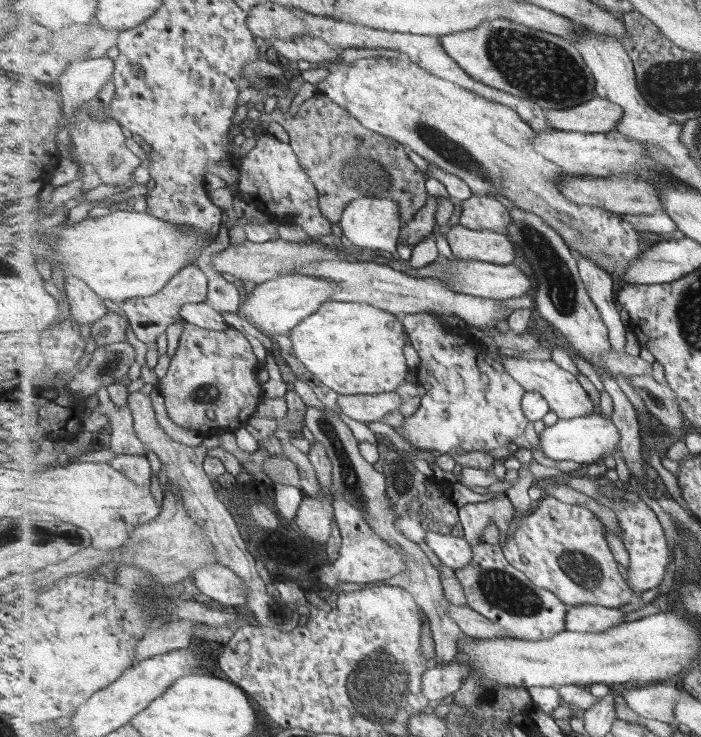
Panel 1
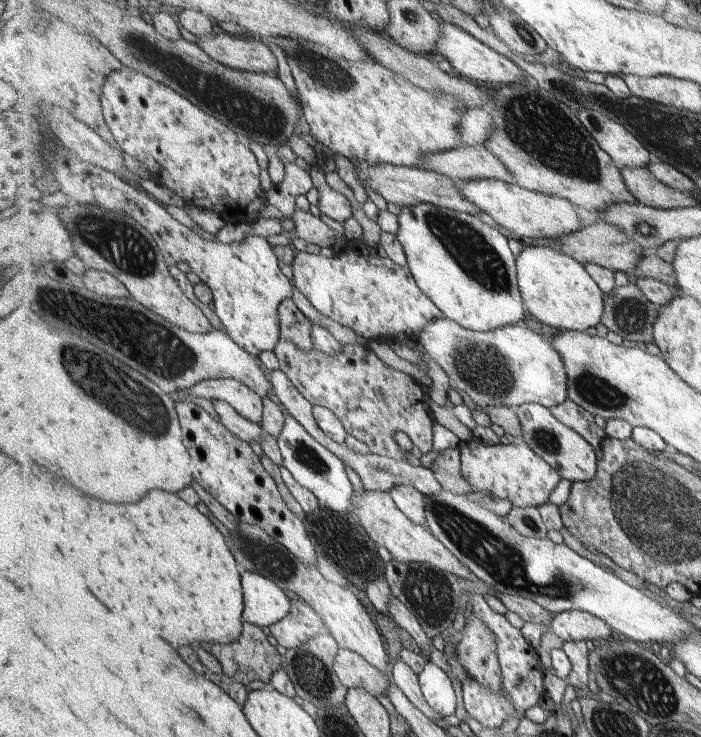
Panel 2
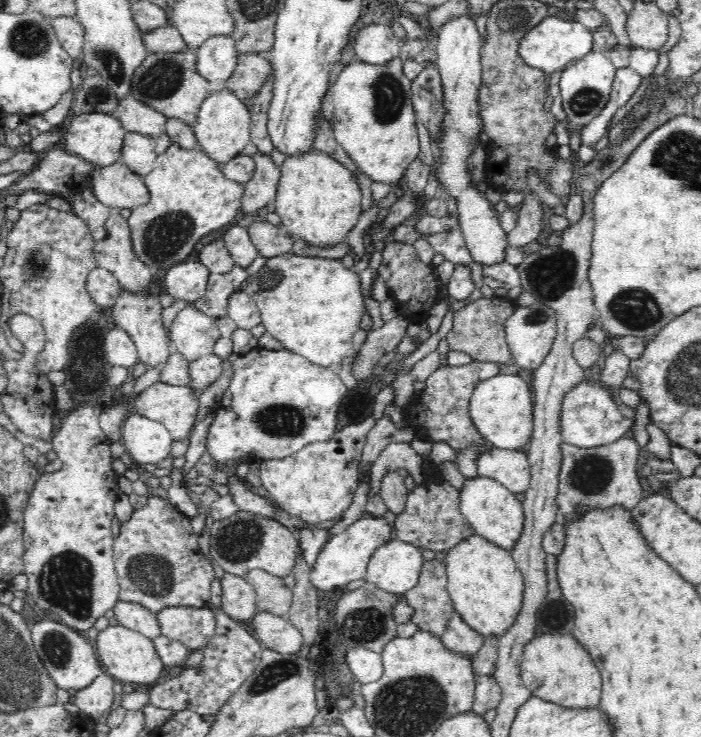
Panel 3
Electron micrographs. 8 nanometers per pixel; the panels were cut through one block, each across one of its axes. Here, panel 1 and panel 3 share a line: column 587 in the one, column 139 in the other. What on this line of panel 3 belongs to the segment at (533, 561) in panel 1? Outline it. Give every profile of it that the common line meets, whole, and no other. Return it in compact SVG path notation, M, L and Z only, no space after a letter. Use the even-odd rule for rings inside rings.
M154 495L147 496L148 503L143 508L132 508L132 512L128 514L128 520L120 520L120 534L116 538L112 538L113 562L116 569L116 576L118 579L118 600L124 602L132 602L141 604L144 608L151 610L154 614L160 608L166 608L169 605L184 605L187 607L204 608L208 606L211 597L211 581L215 579L215 573L212 565L208 565L204 559L200 547L198 547L199 535L194 532L192 525L190 525L190 518L179 512L167 499L157 497Z

